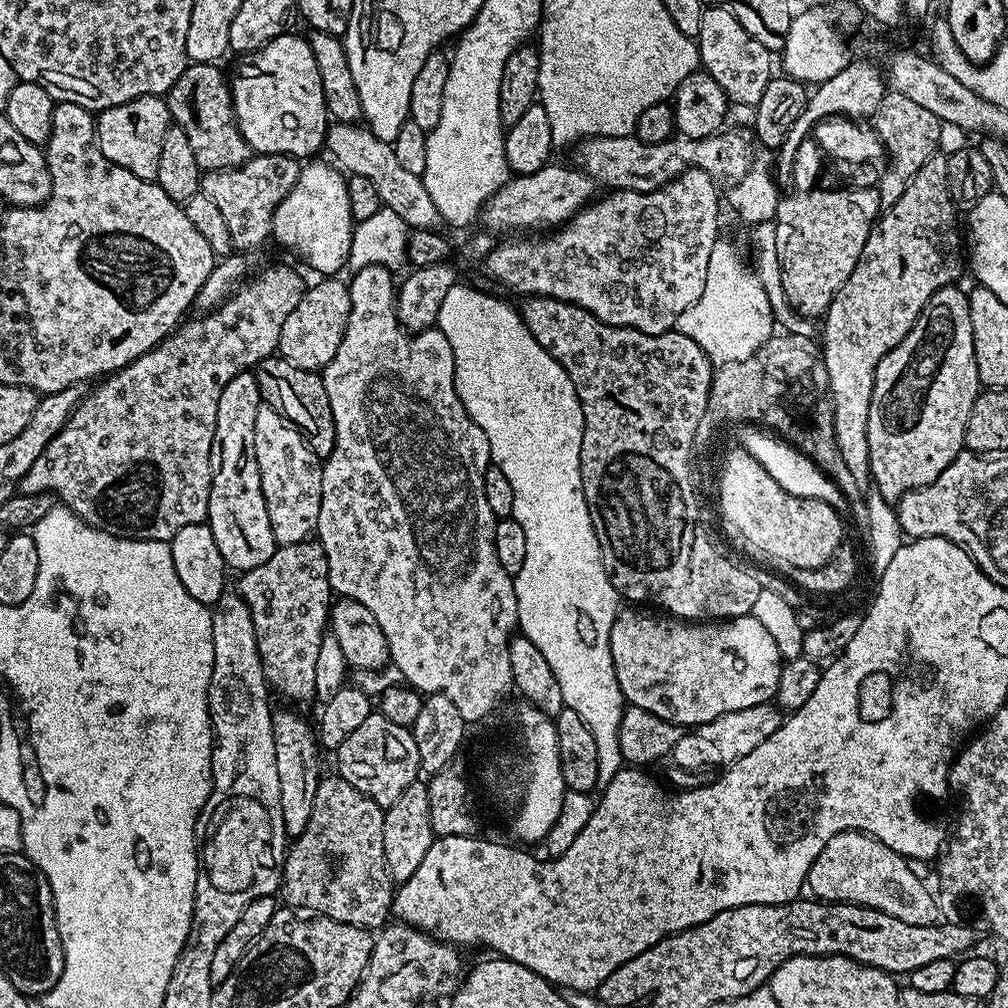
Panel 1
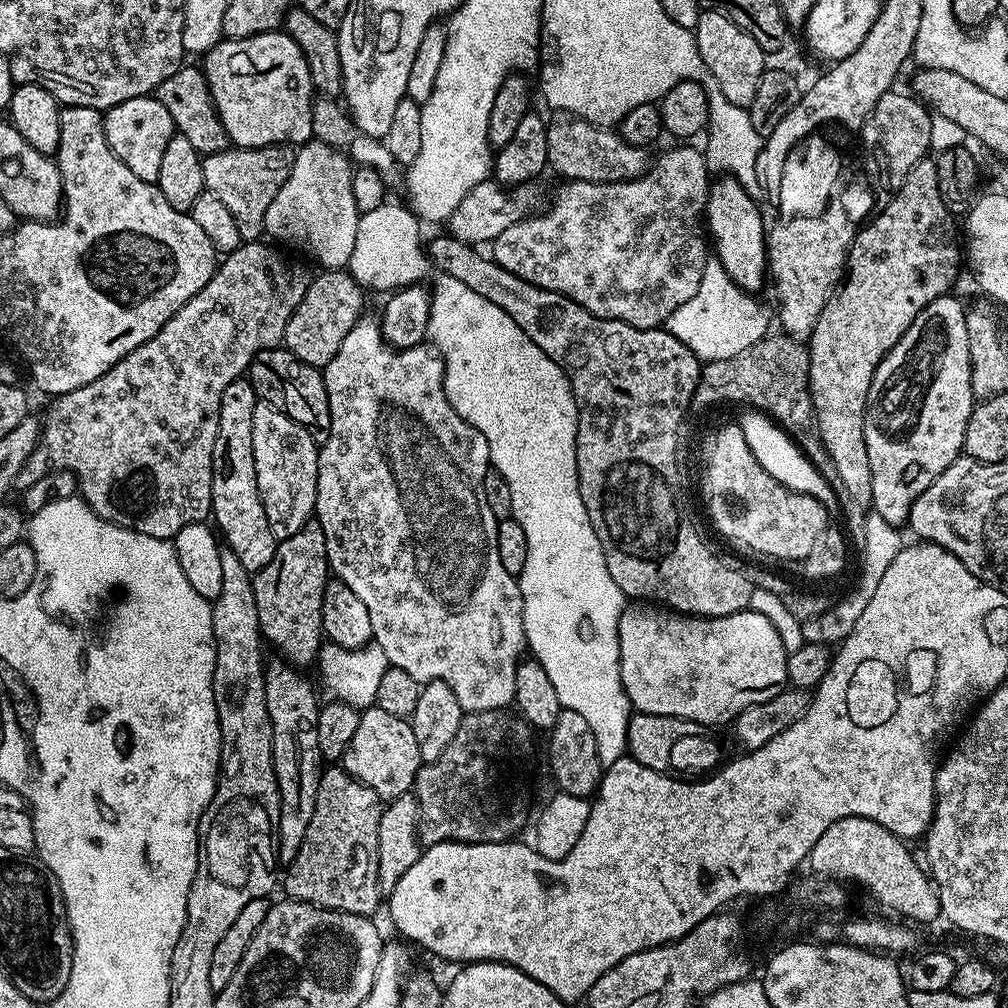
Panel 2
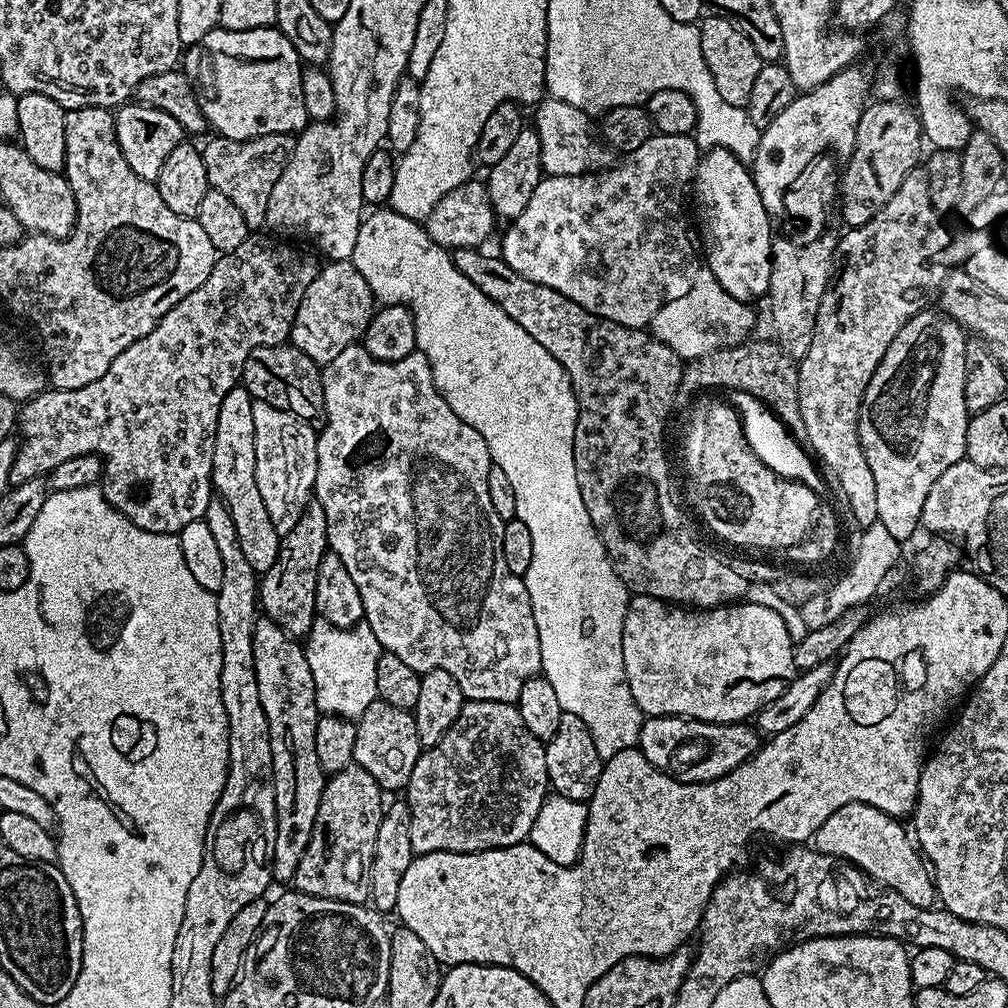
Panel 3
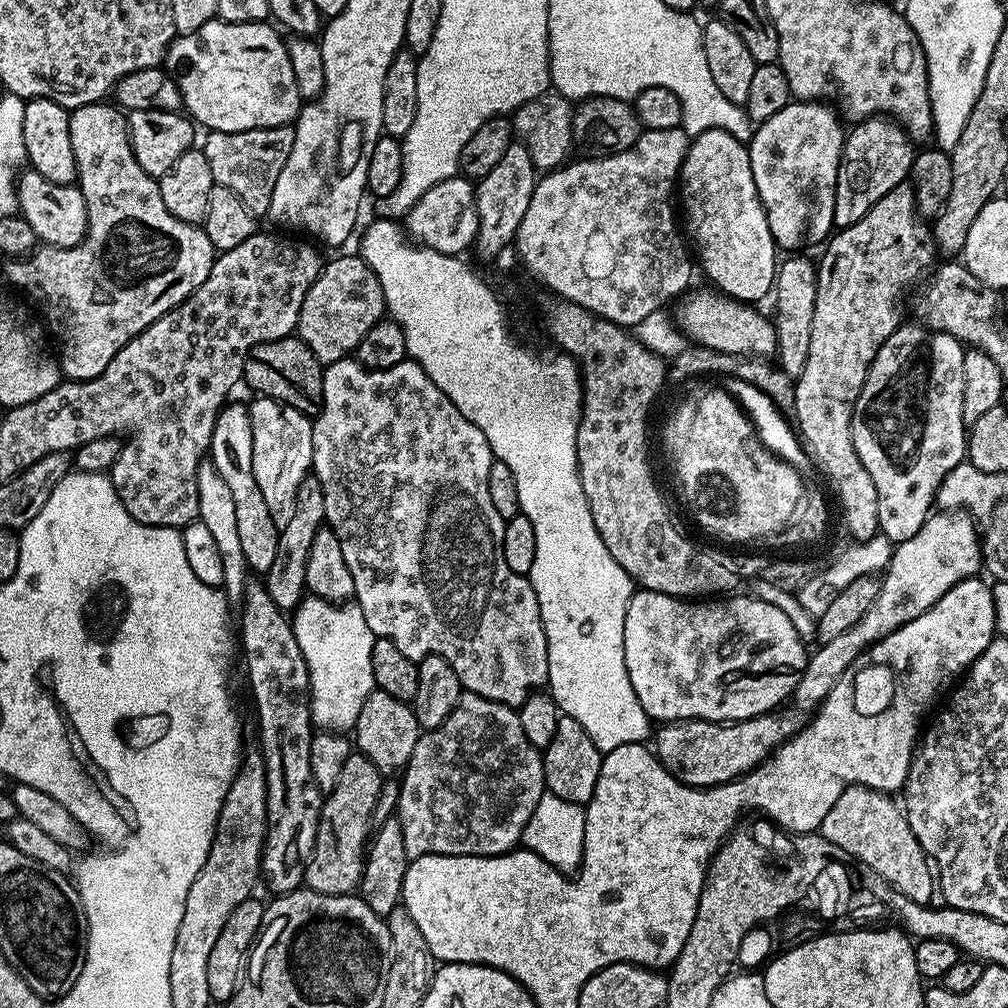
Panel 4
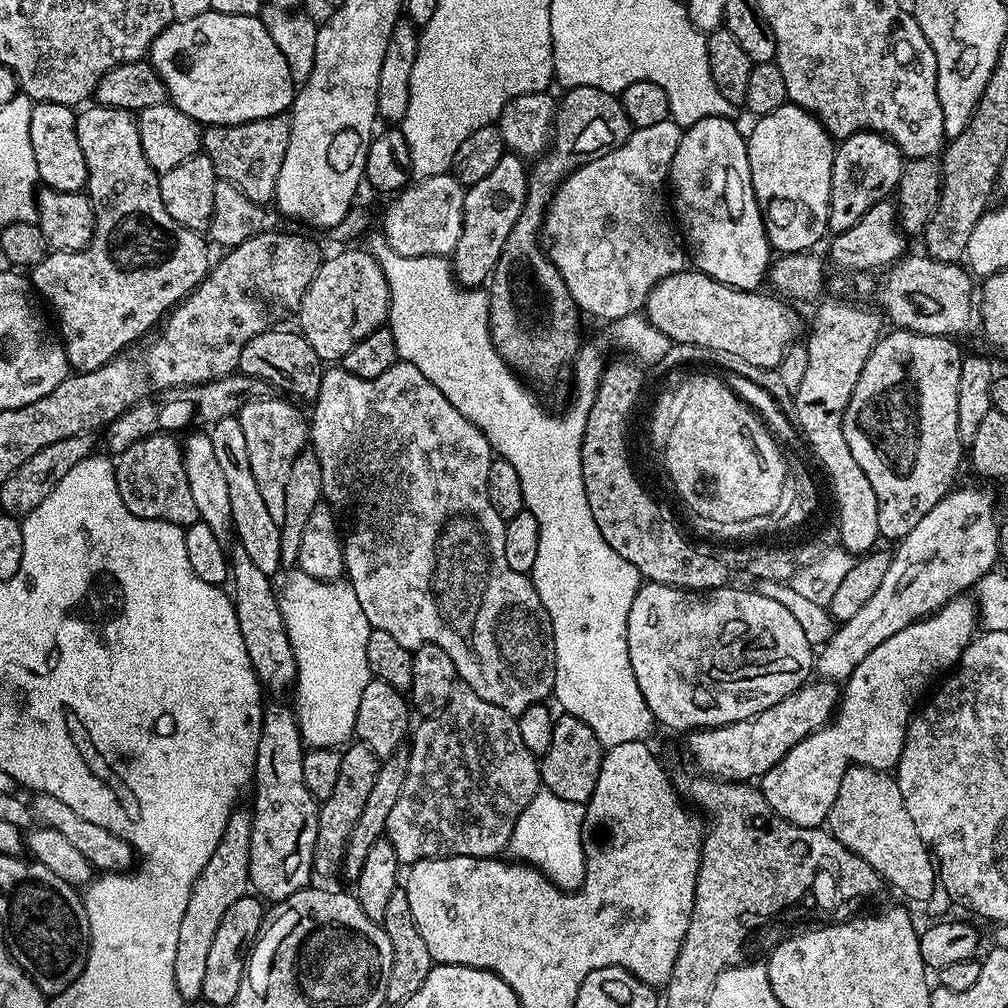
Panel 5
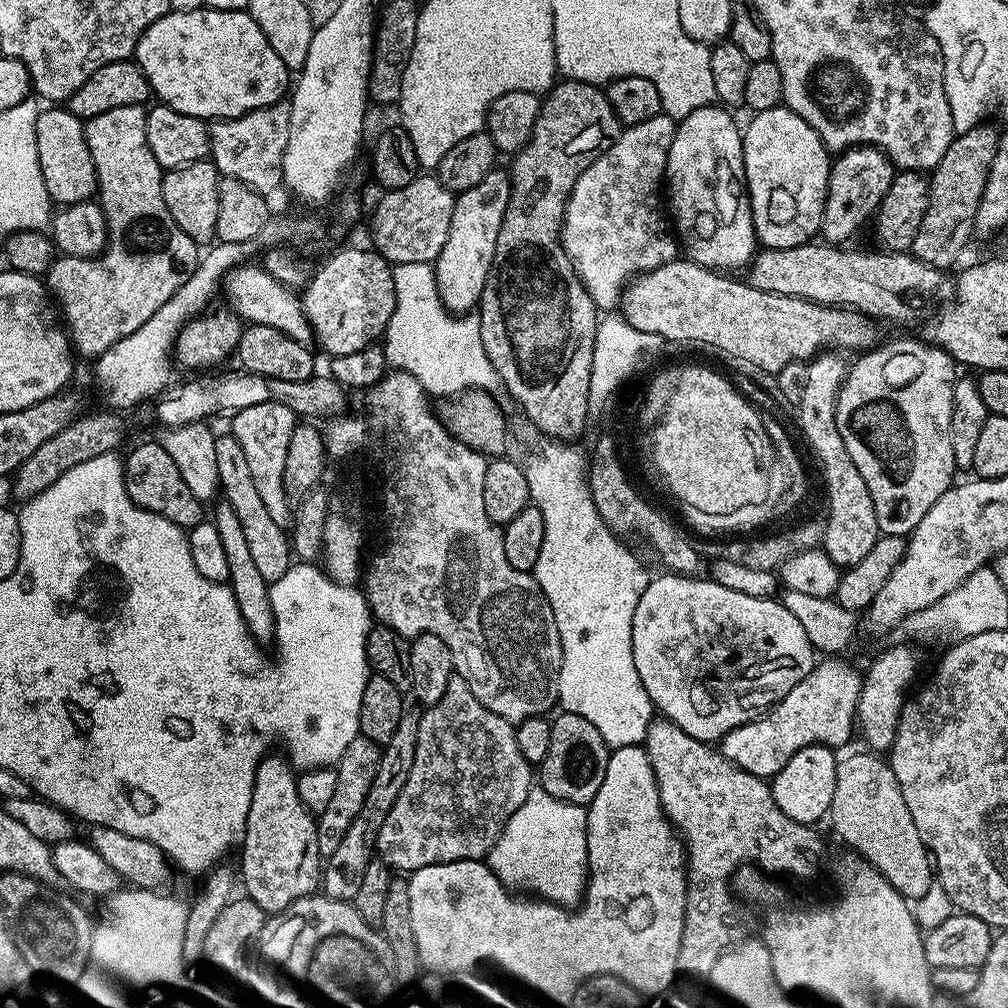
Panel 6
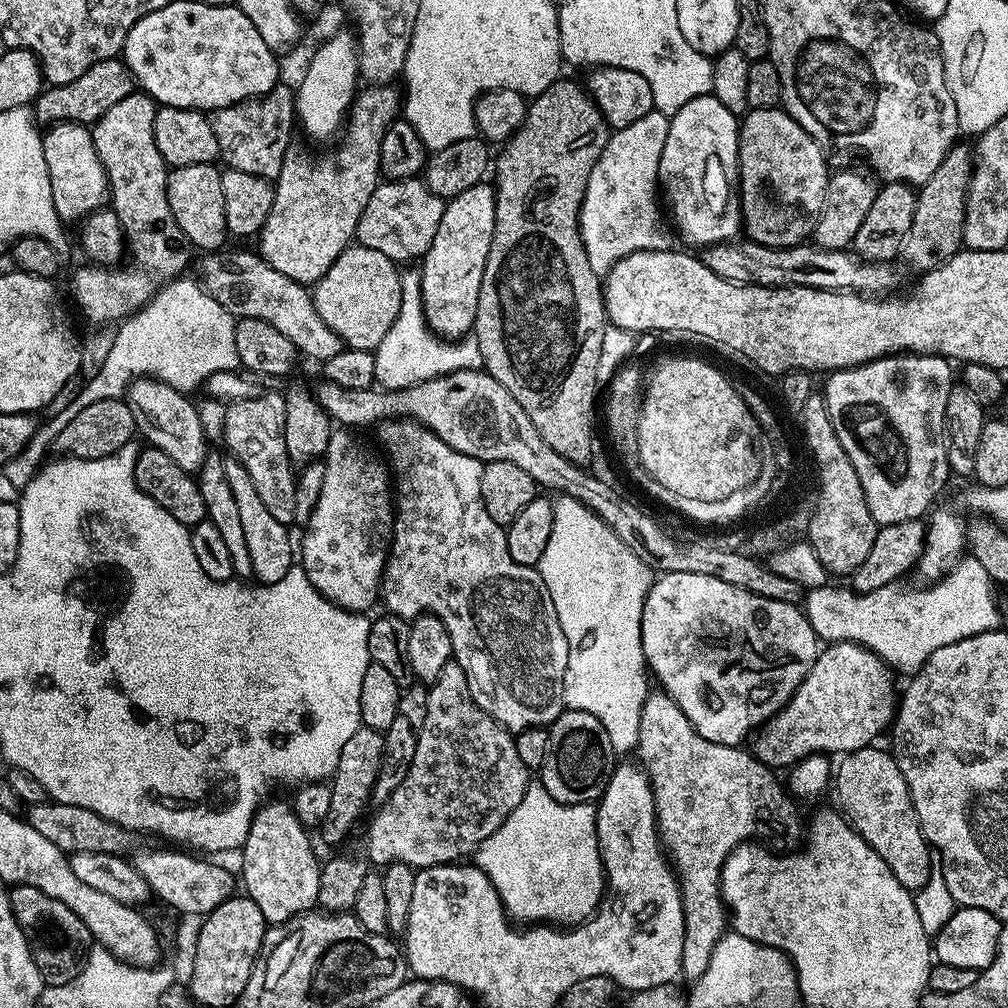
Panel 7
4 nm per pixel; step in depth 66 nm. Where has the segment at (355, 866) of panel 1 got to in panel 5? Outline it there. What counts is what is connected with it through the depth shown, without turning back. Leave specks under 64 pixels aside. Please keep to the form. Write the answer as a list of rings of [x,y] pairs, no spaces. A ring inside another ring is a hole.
[[[352,742],[340,752],[342,766],[338,769],[338,782],[334,786],[334,794],[326,798],[319,805],[320,817],[318,818],[318,838],[314,842],[314,858],[312,859],[312,871],[317,877],[332,876],[341,871],[344,863],[344,851],[346,842],[350,838],[350,832],[358,822],[358,814],[362,814],[362,806],[366,797],[370,795],[374,781],[378,778],[382,760],[359,742]]]

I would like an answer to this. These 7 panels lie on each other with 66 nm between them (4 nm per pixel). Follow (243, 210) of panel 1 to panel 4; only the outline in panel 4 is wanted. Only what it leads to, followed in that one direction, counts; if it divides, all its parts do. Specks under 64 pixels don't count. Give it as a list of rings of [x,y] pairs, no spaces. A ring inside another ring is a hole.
[[[292,124],[241,132],[208,132],[204,144],[202,140],[202,151],[206,154],[206,162],[210,162],[214,184],[226,186],[226,190],[238,194],[238,198],[242,198],[242,206],[246,206],[253,216],[267,217],[270,198],[274,198],[274,186],[278,182],[278,174],[282,174],[282,166],[286,166],[286,158],[290,158],[295,133]]]

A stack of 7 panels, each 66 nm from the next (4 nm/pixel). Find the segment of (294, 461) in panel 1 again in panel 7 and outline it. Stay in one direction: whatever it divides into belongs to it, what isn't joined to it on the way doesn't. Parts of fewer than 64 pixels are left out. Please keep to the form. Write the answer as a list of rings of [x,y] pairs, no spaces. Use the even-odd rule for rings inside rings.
[[[278,391],[257,394],[244,400],[233,400],[224,412],[224,440],[228,443],[231,459],[237,460],[246,468],[246,474],[254,481],[254,486],[266,502],[266,510],[278,518],[278,522],[291,525],[296,520],[294,510],[294,490],[296,476],[294,466],[286,454],[284,419],[286,406],[283,395]]]

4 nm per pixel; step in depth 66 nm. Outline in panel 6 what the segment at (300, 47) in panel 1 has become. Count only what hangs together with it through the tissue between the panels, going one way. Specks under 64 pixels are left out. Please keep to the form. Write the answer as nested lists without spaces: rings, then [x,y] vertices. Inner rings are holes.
[[[207,6],[185,12],[170,10],[138,38],[134,62],[146,74],[151,95],[159,103],[205,122],[238,118],[250,110],[277,104],[290,88],[290,69],[278,58],[274,46],[266,42],[266,34],[258,30],[258,22],[247,11],[227,12]]]

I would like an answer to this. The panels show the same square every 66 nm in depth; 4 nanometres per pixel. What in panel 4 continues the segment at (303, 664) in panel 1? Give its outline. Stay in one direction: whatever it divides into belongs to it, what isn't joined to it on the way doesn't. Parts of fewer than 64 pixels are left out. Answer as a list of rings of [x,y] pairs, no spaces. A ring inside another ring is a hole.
[[[314,474],[298,486],[298,498],[294,502],[294,514],[286,527],[280,529],[278,538],[278,554],[274,554],[274,566],[266,573],[266,583],[270,598],[278,607],[285,610],[295,610],[306,595],[306,558],[310,558],[310,542],[314,542],[314,534],[325,527],[324,499],[322,486]]]

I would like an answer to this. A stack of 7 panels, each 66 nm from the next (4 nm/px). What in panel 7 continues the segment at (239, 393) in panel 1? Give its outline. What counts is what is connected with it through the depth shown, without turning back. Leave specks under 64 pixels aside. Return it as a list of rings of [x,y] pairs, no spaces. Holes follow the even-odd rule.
[[[225,459],[226,482],[230,482],[230,491],[234,494],[238,514],[242,517],[242,531],[246,537],[246,547],[250,550],[250,566],[252,576],[260,584],[273,584],[278,578],[286,578],[286,574],[294,567],[294,540],[288,537],[289,525],[278,522],[270,510],[266,510],[266,502],[258,495],[254,481],[250,474],[246,474],[246,468],[237,460]]]

